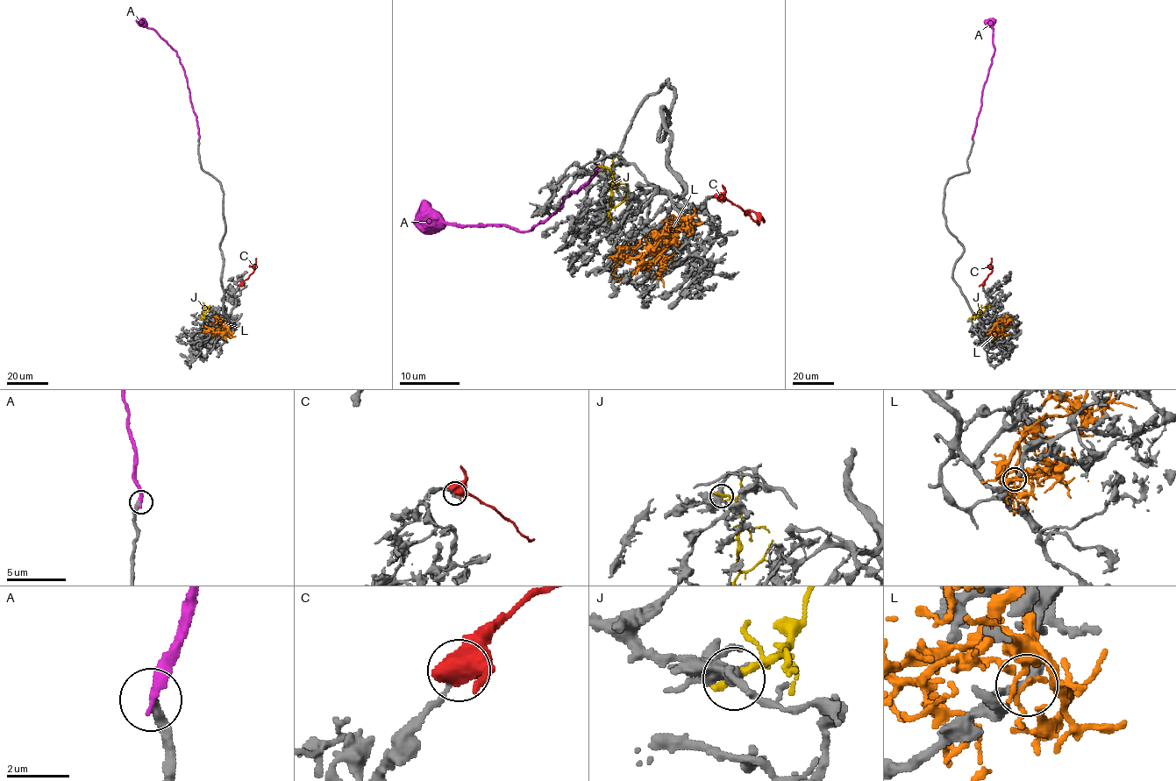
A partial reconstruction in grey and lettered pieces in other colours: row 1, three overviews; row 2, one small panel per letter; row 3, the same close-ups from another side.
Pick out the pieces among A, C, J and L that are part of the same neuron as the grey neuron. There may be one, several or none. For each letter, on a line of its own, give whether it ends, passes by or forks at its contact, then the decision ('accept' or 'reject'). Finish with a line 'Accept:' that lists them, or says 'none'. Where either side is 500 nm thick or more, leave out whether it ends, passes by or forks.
A: it ends; accept
C: reject
J: reject
L: it ends; reject
Accept: A

